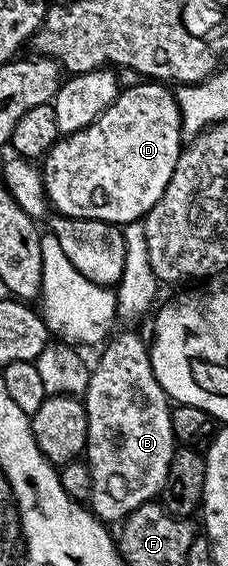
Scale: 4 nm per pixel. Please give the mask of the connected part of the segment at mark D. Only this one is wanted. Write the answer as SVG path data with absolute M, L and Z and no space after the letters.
M139 83L143 85L131 85L122 90L119 98L102 113L93 123L89 123L89 127L85 127L76 133L69 133L60 136L59 141L54 145L47 156L42 158L41 172L43 174L43 190L47 192L47 200L50 208L54 210L60 217L76 217L77 219L97 219L104 221L110 225L118 225L120 227L130 225L131 222L140 220L149 210L157 203L157 199L161 199L161 195L165 191L165 187L169 187L169 179L173 179L173 171L179 162L179 154L181 152L181 144L179 140L184 140L185 134L182 130L183 120L179 114L179 104L175 101L174 92L166 84L163 83Z

